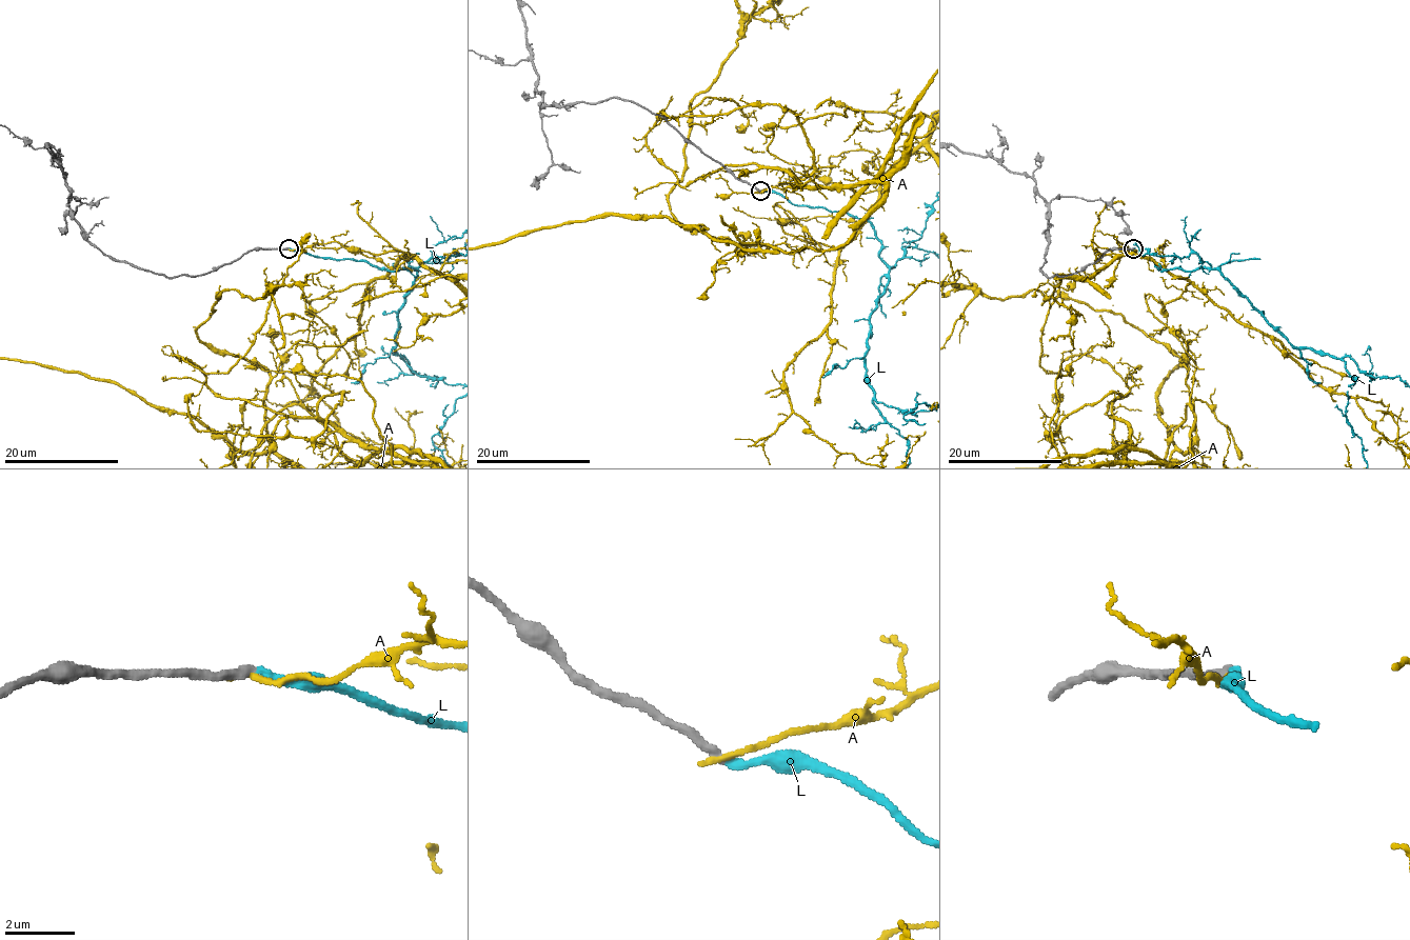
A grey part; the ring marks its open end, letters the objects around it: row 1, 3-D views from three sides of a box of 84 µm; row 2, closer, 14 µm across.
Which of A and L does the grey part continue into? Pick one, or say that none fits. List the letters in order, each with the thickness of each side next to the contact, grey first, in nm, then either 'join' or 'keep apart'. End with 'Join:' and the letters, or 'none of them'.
A: calibres 280 and 180 nm; keep apart
L: calibres 240 and 220 nm; join
Join: L

